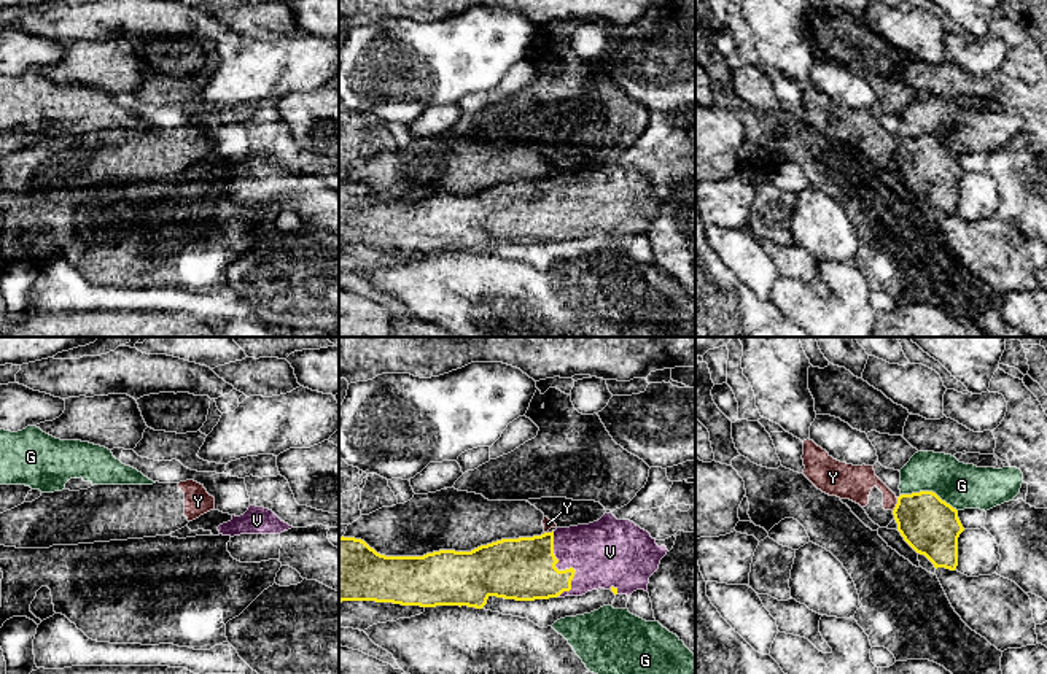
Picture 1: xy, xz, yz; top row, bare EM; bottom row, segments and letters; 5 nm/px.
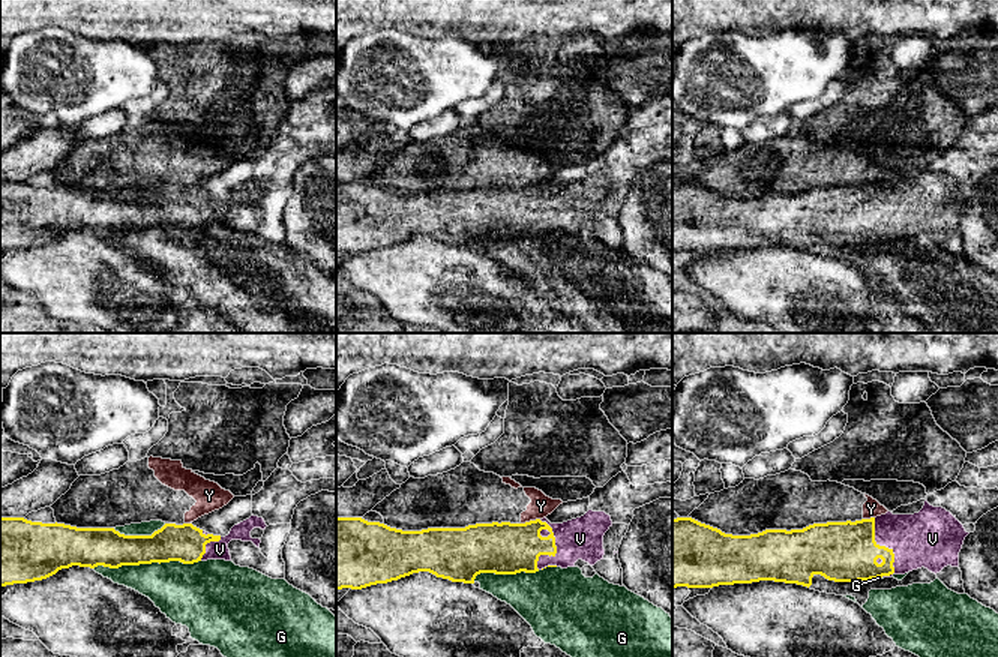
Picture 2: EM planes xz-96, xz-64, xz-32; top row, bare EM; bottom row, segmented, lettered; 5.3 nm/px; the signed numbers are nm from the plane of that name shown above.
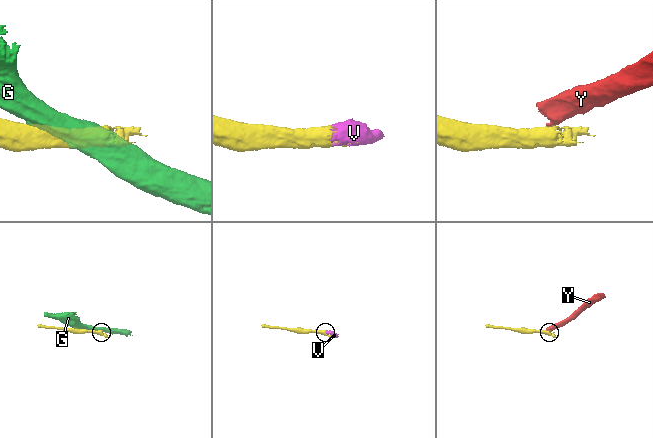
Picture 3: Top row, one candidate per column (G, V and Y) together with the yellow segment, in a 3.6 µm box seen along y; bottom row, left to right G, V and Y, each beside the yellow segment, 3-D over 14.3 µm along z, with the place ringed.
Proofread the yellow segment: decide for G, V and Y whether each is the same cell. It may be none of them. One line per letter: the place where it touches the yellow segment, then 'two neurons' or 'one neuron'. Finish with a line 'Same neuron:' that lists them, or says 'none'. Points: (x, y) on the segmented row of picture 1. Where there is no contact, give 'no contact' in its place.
G: yz (930, 491) | two neurons
V: xz (562, 571) | one neuron
Y: yz (896, 504) | two neurons
Same neuron: V

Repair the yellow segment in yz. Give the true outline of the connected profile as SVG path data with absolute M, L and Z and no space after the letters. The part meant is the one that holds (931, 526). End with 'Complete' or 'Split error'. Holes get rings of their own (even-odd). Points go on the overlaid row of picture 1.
M932 491L901 494L893 510L897 531L934 567L955 571L958 566L958 537L964 531L958 510Z. Complete

